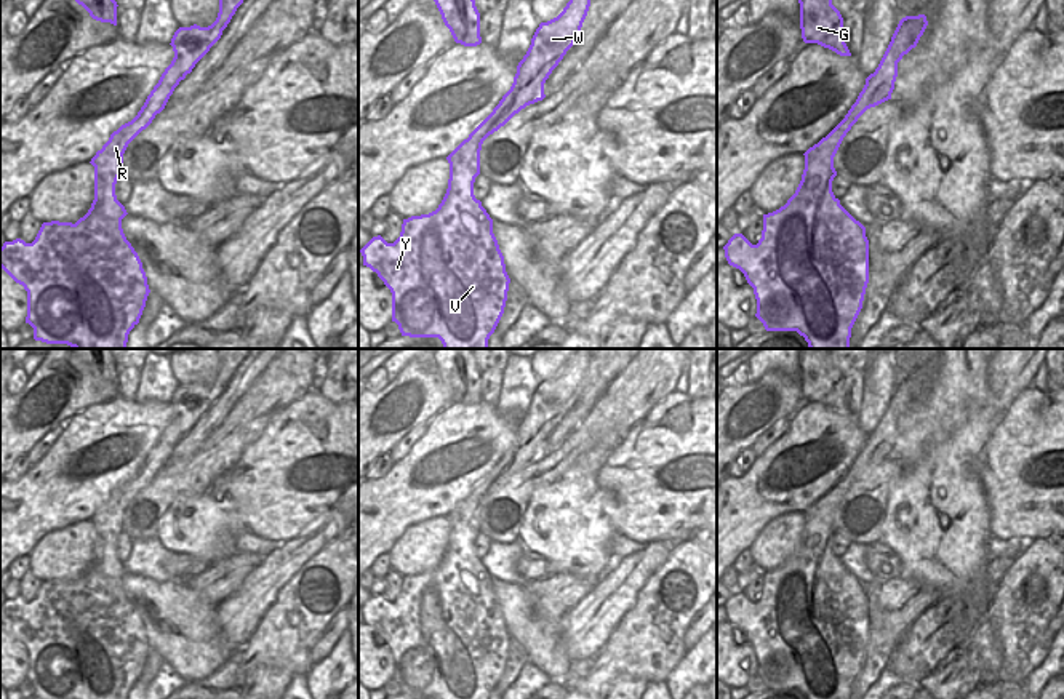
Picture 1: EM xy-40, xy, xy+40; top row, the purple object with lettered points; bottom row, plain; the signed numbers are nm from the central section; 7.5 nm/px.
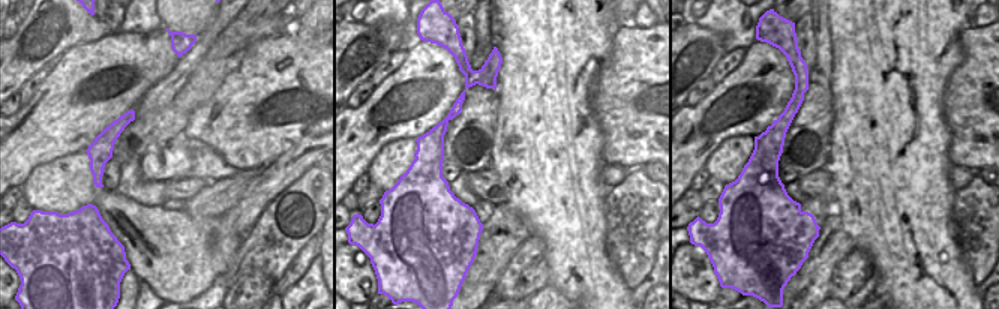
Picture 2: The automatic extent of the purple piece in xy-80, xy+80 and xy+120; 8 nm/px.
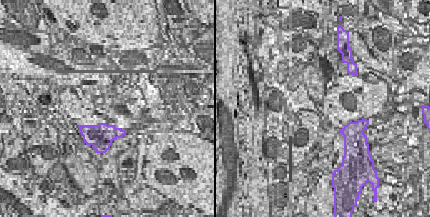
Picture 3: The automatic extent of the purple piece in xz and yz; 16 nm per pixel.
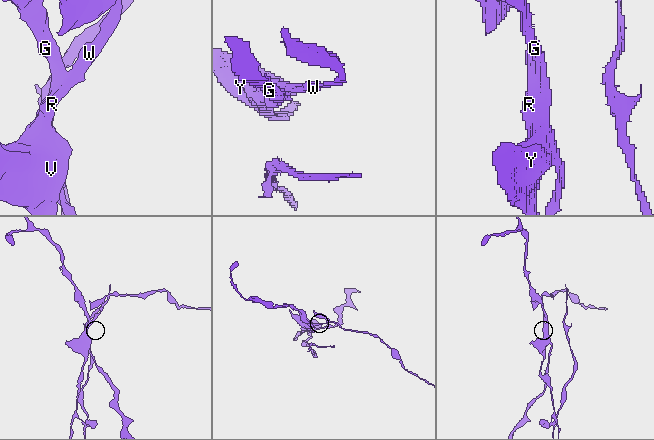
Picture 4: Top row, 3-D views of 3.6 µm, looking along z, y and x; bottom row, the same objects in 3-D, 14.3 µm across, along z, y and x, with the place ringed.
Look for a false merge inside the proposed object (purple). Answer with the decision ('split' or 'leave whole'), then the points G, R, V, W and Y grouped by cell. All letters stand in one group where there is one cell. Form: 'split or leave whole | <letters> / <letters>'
split | G / R V W Y

